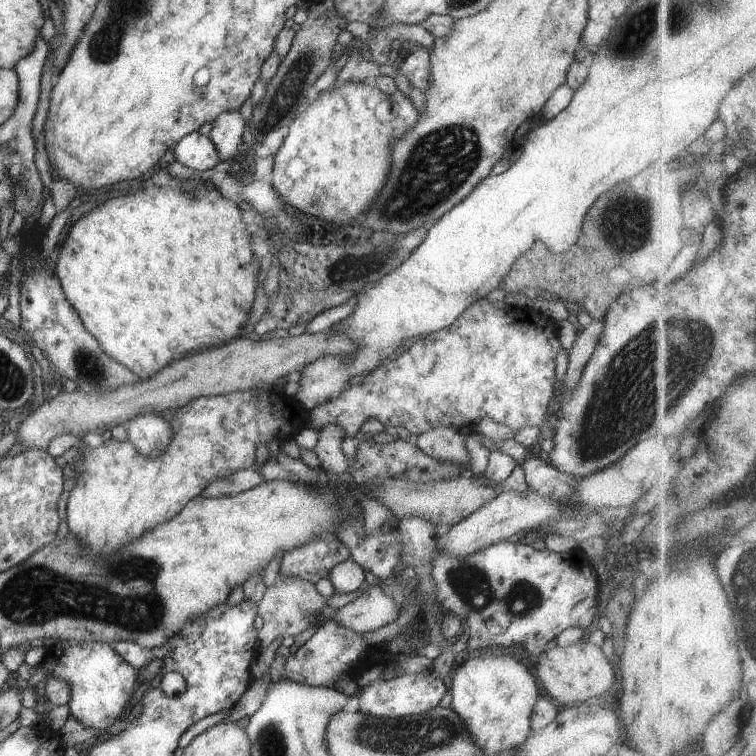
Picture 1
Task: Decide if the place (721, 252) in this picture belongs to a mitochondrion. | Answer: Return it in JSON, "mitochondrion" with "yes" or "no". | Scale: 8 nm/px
{"mitochondrion":"no"}

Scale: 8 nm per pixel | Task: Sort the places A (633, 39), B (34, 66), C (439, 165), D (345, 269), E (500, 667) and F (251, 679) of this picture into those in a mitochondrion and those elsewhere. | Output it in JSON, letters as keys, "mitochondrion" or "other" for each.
{"A":"mitochondrion","B":"other","C":"mitochondrion","D":"mitochondrion","E":"other","F":"other"}

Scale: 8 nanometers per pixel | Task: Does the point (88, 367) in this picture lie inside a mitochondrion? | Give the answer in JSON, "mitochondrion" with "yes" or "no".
{"mitochondrion":"yes"}

